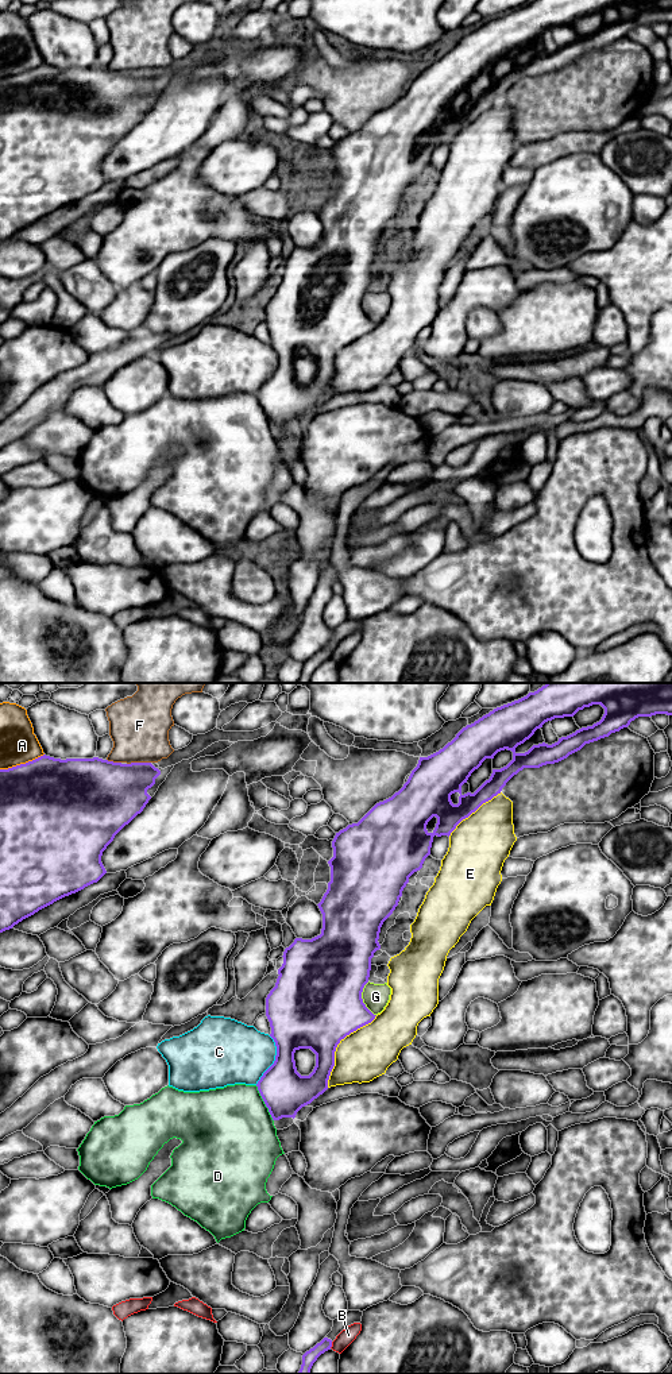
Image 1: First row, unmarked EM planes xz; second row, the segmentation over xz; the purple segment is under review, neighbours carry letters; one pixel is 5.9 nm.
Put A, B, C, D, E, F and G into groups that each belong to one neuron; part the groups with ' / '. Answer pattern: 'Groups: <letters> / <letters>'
Groups: A / B / C / D / E / F / G

